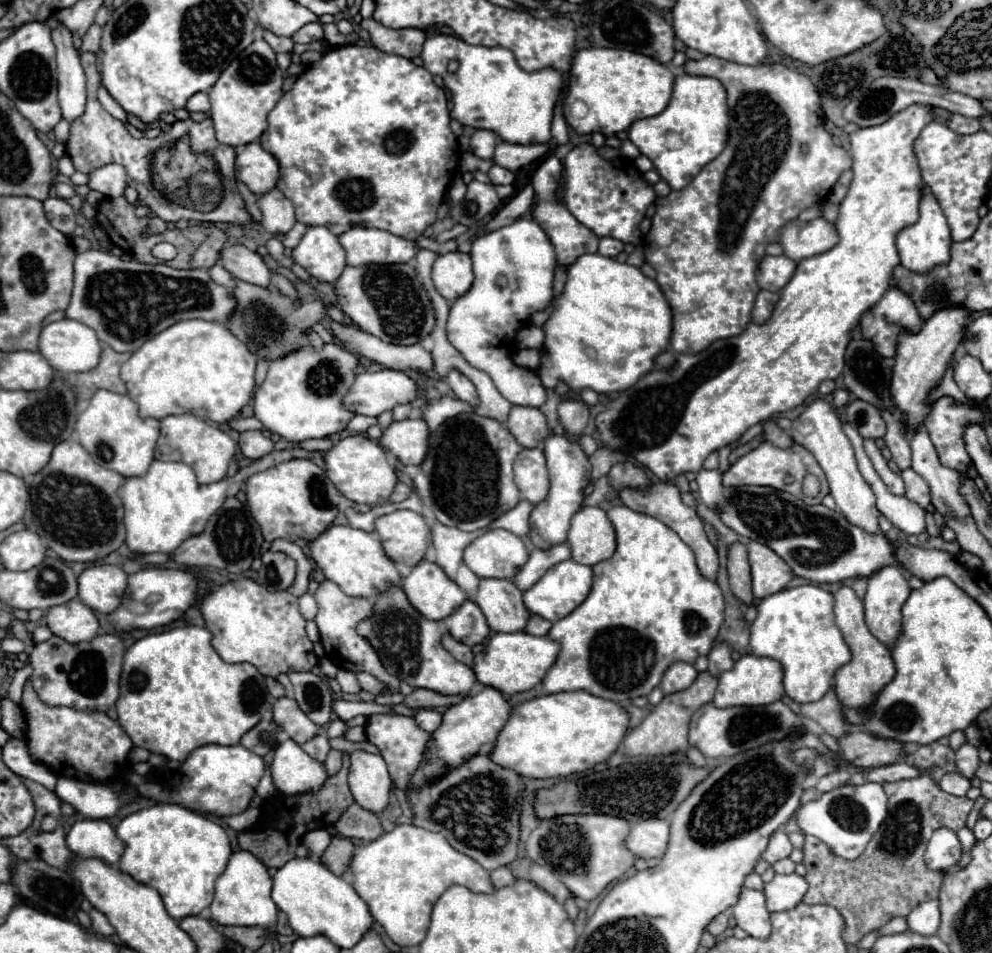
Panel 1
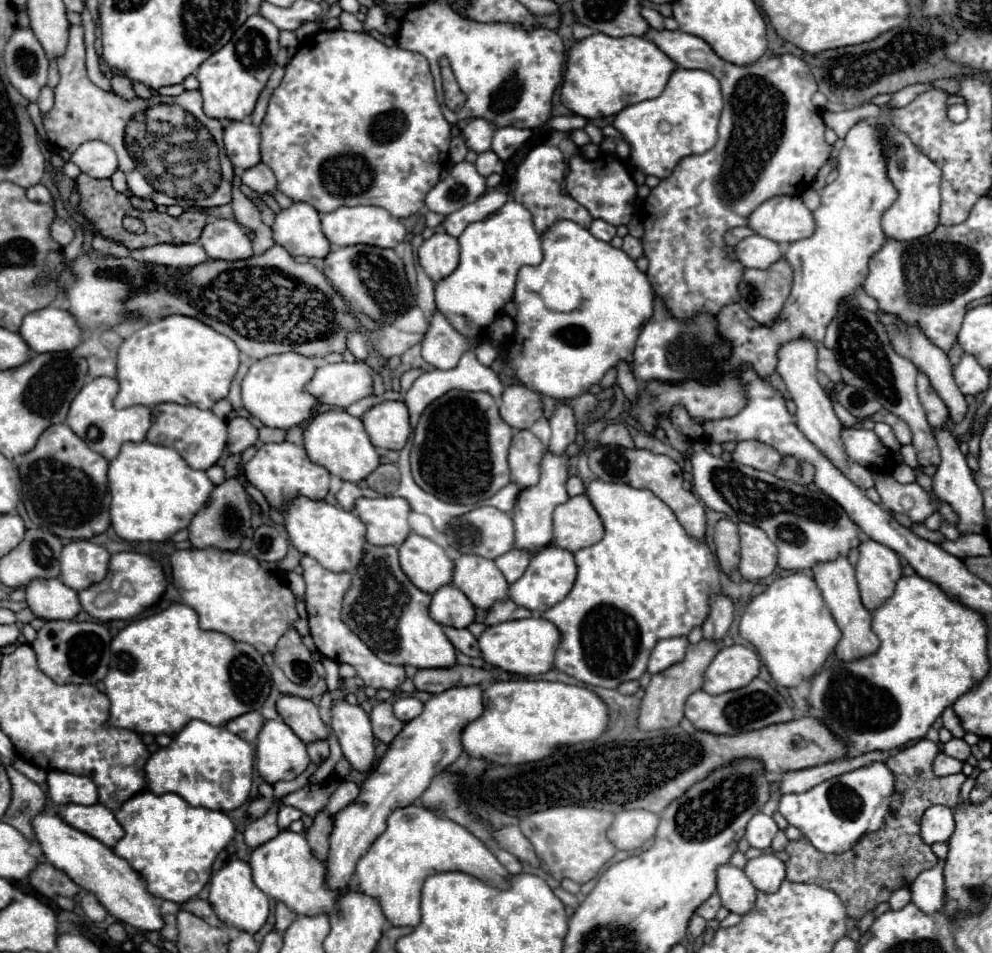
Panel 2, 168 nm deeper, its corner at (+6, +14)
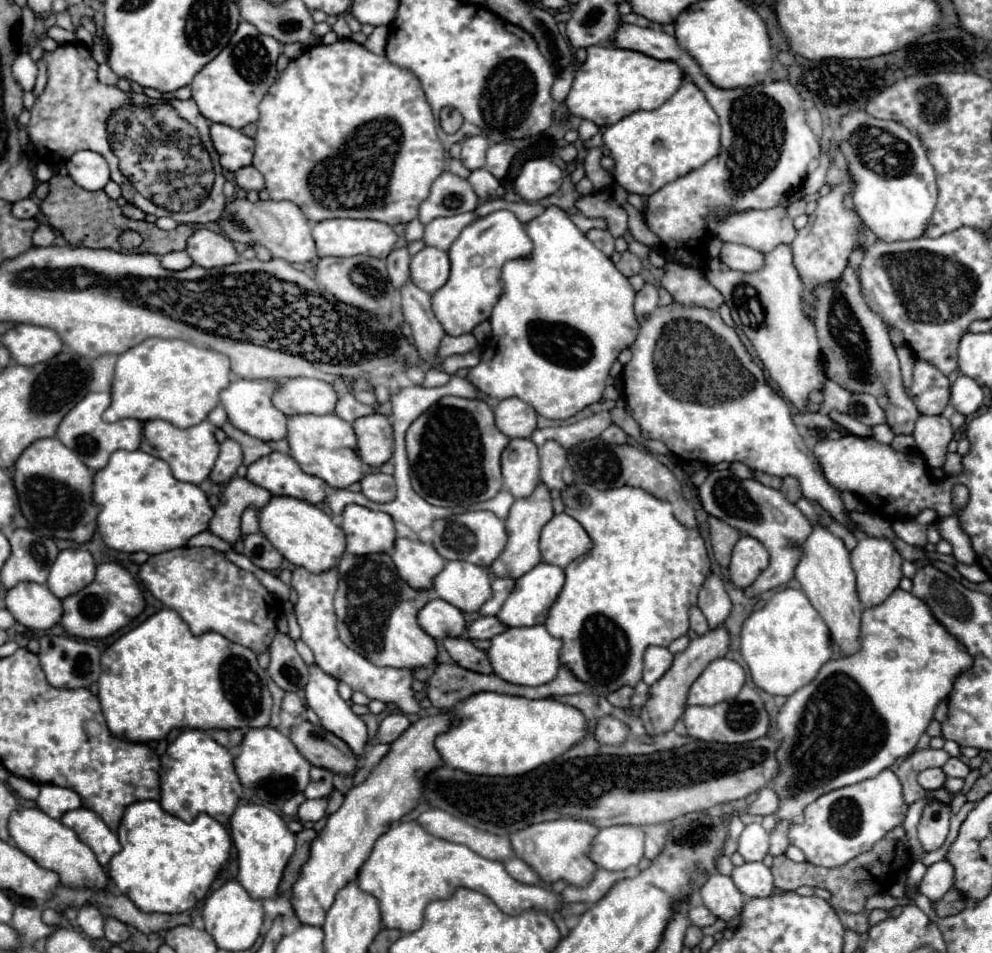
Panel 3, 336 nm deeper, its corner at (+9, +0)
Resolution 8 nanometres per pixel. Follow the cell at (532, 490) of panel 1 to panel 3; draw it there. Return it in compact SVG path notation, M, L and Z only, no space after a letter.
M511 439L501 455L503 485L515 497L529 497L539 483L539 455L531 439Z

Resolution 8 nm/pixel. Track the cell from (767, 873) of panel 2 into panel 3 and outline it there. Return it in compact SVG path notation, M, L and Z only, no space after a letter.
M743 863L733 869L731 877L745 897L769 897L775 889L771 869L763 863Z

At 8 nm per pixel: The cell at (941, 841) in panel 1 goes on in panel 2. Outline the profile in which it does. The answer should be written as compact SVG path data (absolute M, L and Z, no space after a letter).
M932 805L930 809L926 809L920 827L922 827L922 839L928 845L948 841L950 835L954 833L952 809L946 805Z

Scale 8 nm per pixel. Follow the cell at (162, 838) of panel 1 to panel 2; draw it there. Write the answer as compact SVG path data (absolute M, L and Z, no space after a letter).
M142 791L134 797L130 797L118 811L116 811L118 823L124 827L124 837L116 843L114 853L128 861L128 865L140 873L146 881L146 889L150 895L184 903L200 893L200 889L208 883L212 873L212 863L218 857L218 853L234 839L234 823L230 817L222 811L212 811L204 807L192 807L182 797L174 793L156 795L152 791Z

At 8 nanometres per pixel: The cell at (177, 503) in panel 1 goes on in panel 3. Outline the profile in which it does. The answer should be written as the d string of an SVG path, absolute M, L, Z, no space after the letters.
M115 451L107 467L95 473L93 501L101 507L101 513L97 517L97 531L101 533L107 547L123 553L145 551L149 555L157 555L163 551L179 549L187 545L193 535L205 531L209 519L213 517L213 509L207 501L207 495L199 489L199 485L177 481L163 459L143 451Z

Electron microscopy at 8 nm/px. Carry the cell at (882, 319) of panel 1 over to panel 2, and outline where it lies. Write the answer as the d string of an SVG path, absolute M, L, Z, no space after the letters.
M886 313L880 315L880 321L886 325L886 331L888 331L888 335L890 335L890 341L892 341L892 345L894 345L894 349L896 349L900 355L908 357L920 371L924 371L924 373L930 377L932 387L934 387L934 389L938 391L938 395L944 399L944 403L946 403L950 415L954 417L954 421L962 421L964 415L966 415L968 405L966 405L966 397L960 393L960 389L958 389L956 383L954 383L954 377L952 377L952 363L950 363L948 355L946 355L942 349L938 349L936 345L932 345L932 343L924 337L924 333L920 331L918 325L908 323L906 331L896 331L896 329L892 327L892 319L894 319L894 315L886 315Z

